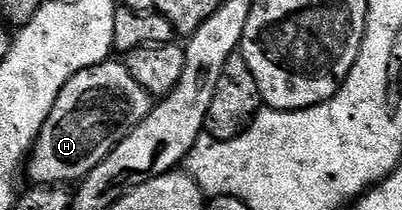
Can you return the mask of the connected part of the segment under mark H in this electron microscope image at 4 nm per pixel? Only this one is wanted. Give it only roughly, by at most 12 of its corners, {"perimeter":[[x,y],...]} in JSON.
{"perimeter":[[123,61],[62,88],[26,159],[29,183],[76,184],[145,98]]}

